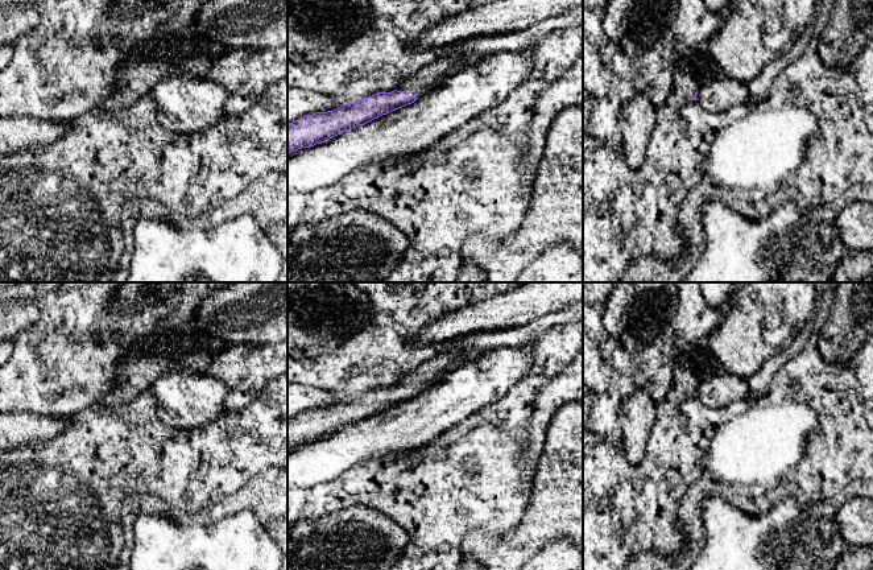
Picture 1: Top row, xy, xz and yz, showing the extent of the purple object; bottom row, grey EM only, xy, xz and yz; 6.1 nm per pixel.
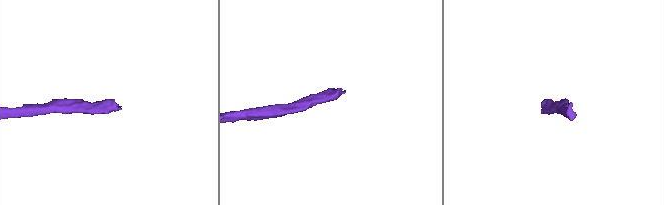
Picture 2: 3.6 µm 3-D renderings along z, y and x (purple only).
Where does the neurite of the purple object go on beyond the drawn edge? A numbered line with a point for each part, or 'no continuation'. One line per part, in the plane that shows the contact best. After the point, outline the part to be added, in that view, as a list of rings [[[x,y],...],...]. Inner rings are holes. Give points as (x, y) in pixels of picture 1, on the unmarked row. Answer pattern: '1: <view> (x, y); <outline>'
1: xz (425, 375); [[[443,351],[435,358],[419,364],[410,373],[405,375],[396,385],[406,387],[411,393],[422,393],[436,385],[436,380],[458,364],[464,363],[458,351]]]

